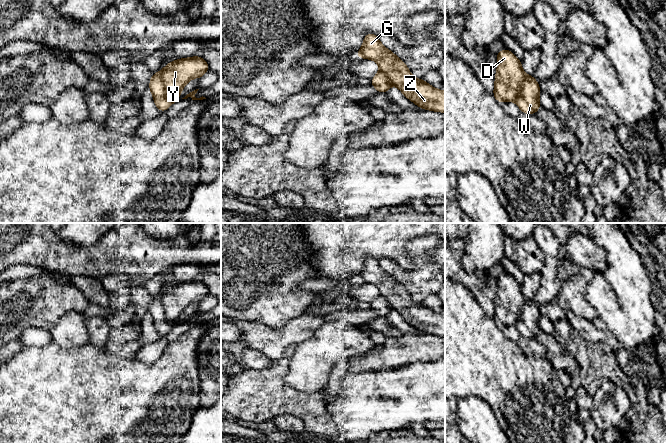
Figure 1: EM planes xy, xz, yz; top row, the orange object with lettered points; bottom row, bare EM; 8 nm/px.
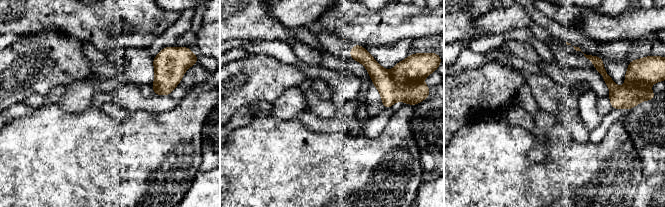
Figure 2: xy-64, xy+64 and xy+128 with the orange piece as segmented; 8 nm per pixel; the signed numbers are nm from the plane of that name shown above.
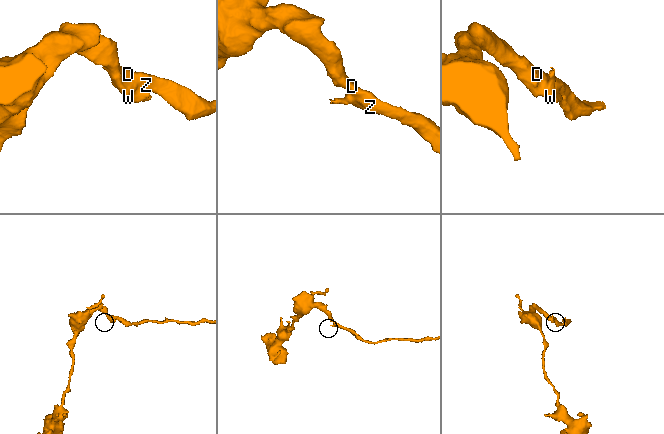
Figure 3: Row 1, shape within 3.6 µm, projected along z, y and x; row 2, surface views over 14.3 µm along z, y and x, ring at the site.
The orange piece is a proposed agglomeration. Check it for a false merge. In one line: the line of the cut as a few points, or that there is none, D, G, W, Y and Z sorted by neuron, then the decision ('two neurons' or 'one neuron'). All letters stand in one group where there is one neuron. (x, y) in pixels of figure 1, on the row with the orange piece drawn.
cut in xy along (159, 72), (165, 93), (168, 96), (178, 95); D G Y Z / W; two neurons

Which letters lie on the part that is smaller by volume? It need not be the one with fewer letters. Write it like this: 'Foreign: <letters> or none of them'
Foreign: W

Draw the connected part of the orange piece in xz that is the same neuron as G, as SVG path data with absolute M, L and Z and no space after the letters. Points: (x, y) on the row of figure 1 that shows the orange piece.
M366 34L363 46L355 56L376 61L392 85L398 87L406 98L421 109L445 113L445 92L435 89L422 78L414 78L406 64L385 48L378 36Z

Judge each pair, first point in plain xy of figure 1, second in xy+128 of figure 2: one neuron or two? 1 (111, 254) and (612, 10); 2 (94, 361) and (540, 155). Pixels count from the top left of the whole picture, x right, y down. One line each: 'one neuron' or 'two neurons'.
1: two neurons
2: two neurons

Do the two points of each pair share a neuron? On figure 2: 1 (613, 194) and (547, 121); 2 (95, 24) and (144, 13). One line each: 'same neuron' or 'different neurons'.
1: different neurons
2: same neuron

